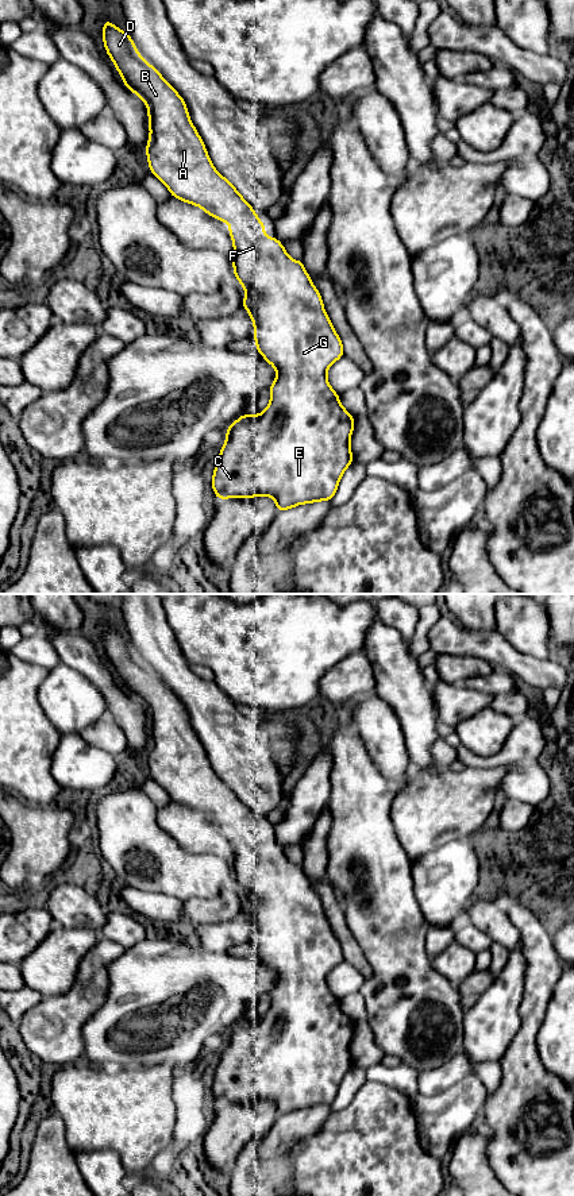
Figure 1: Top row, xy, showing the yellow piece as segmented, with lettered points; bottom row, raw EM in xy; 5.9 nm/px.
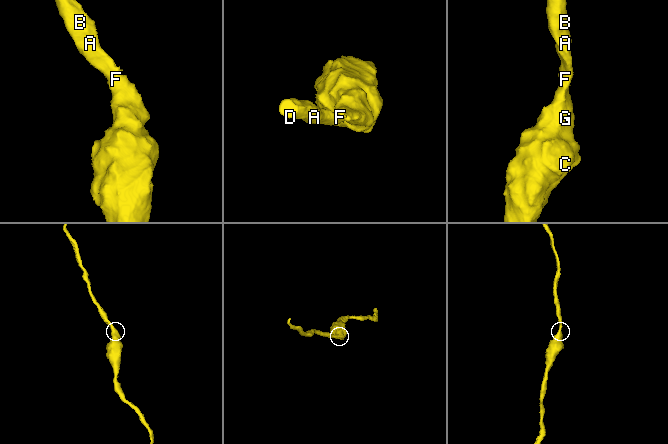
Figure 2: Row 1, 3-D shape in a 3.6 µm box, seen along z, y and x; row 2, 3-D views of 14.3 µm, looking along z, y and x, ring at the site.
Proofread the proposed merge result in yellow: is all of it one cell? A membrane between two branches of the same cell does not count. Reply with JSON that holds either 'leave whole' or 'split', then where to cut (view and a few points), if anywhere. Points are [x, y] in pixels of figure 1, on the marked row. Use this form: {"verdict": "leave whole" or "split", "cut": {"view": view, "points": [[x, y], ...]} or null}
{"verdict": "leave whole", "cut": null}

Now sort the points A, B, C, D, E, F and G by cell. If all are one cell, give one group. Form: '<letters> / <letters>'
A B C D E F G

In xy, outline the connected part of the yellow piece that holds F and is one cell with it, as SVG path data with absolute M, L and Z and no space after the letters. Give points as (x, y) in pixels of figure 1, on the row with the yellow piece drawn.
M107 19L101 34L105 50L120 73L122 81L147 105L150 138L146 154L150 171L166 185L173 197L197 205L209 216L230 224L228 234L234 242L234 255L231 256L234 274L246 290L242 306L249 310L254 321L254 340L258 352L277 370L276 381L269 389L271 400L267 408L257 416L243 414L226 429L227 439L211 479L213 491L217 499L269 495L276 501L278 512L301 504L331 501L344 470L354 460L350 437L355 420L340 405L339 394L327 381L328 367L344 354L340 337L324 310L321 296L313 286L303 262L290 259L277 238L263 235L263 229L269 224L263 225L253 207L227 178L217 173L190 121L184 99L153 65L142 58L130 34L119 30Z

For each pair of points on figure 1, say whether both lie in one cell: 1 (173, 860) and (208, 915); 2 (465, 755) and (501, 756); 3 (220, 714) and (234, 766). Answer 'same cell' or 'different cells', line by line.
1: different cells
2: same cell
3: same cell

